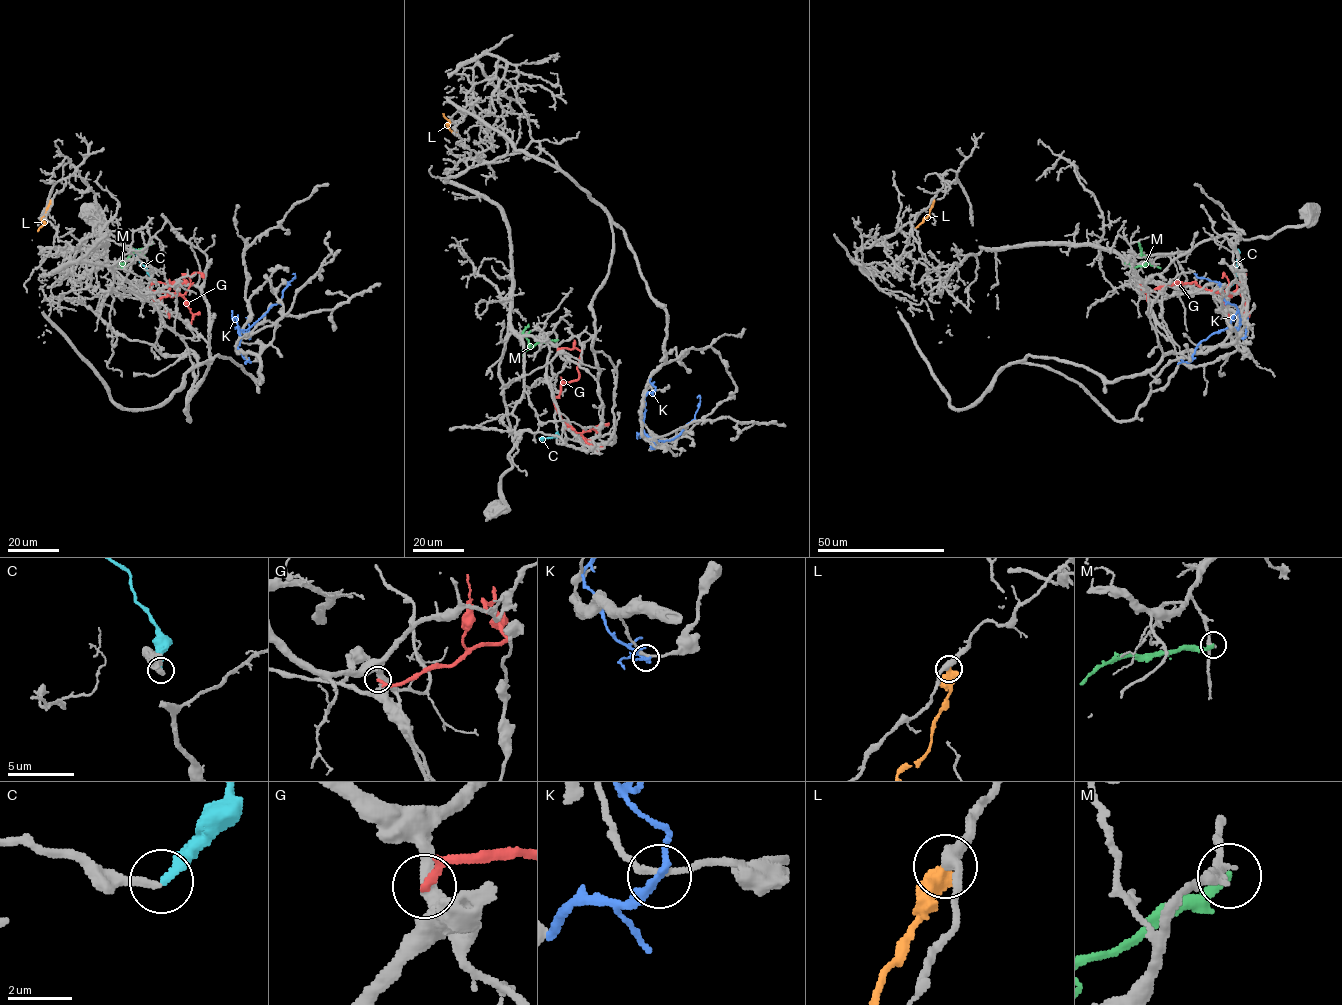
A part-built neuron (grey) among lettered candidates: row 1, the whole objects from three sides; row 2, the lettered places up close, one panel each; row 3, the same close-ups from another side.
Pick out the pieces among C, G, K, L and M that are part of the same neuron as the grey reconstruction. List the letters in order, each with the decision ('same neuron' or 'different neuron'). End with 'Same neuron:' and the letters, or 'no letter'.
C: same neuron
G: different neuron
K: different neuron
L: different neuron
M: different neuron
Same neuron: C

